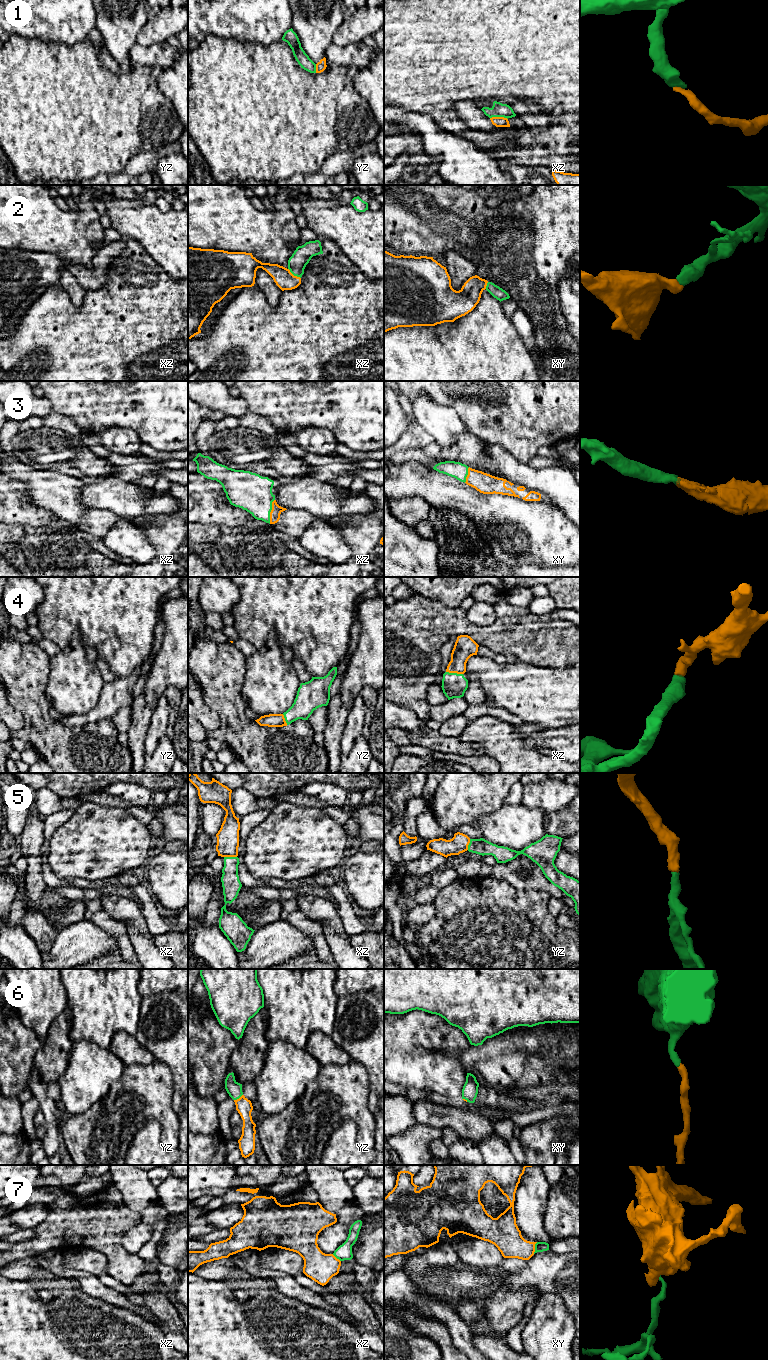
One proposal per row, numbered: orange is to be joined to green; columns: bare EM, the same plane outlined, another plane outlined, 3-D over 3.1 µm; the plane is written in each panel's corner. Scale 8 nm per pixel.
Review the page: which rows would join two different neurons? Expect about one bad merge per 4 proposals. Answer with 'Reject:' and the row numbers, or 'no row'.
Reject: 7

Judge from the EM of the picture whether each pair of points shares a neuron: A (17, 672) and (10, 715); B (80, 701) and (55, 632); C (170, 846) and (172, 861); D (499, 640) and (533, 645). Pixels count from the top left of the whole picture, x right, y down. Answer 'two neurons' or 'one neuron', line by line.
A: two neurons
B: two neurons
C: two neurons
D: one neuron

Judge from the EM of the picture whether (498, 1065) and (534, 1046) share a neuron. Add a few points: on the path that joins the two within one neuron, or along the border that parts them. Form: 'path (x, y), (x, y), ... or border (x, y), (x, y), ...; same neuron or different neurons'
path (507, 1065), (515, 1065), (525, 1055); same neuron

